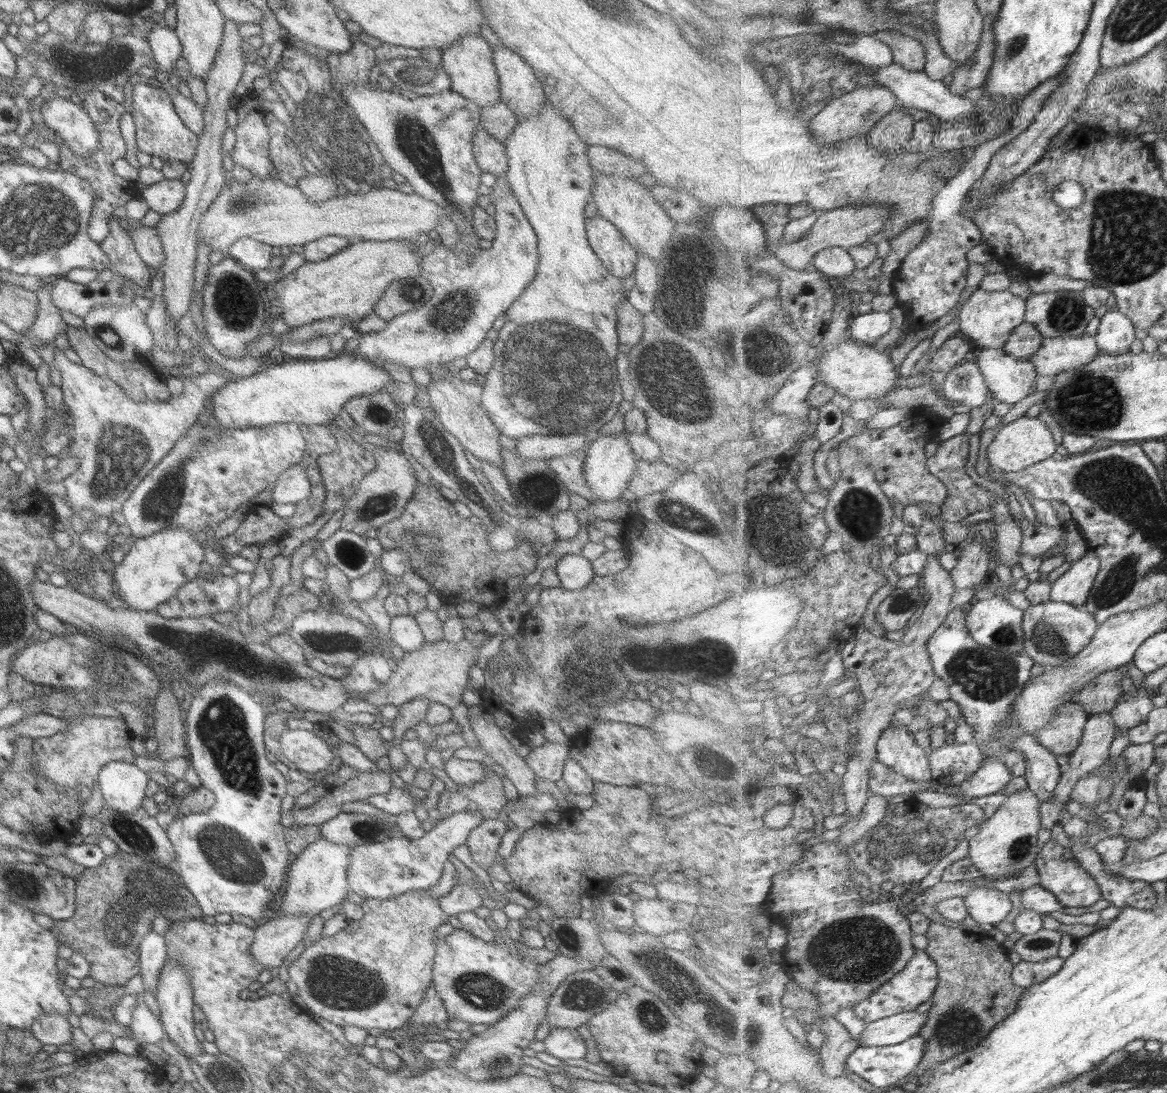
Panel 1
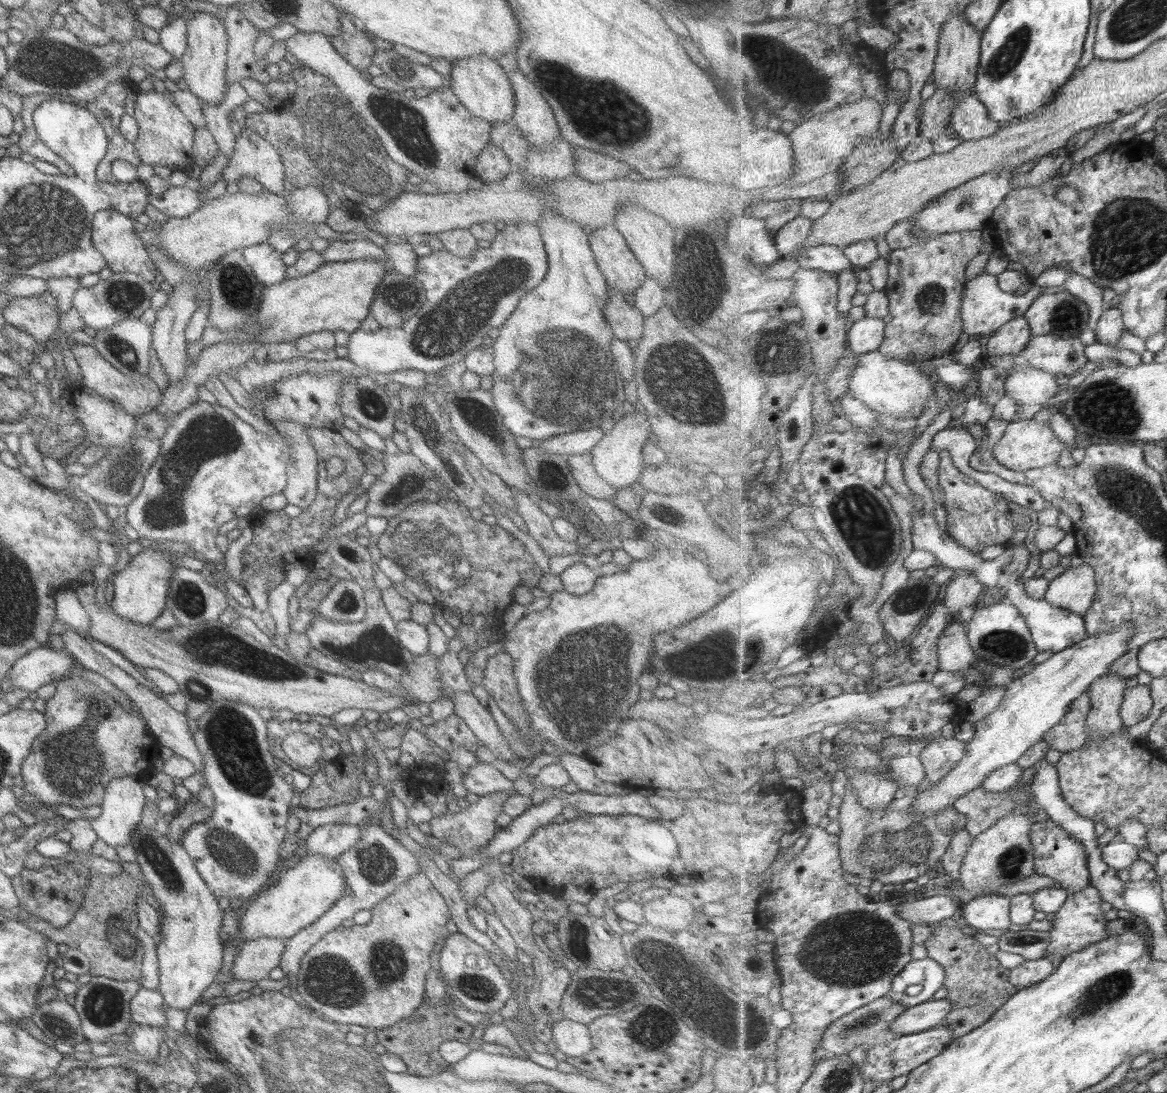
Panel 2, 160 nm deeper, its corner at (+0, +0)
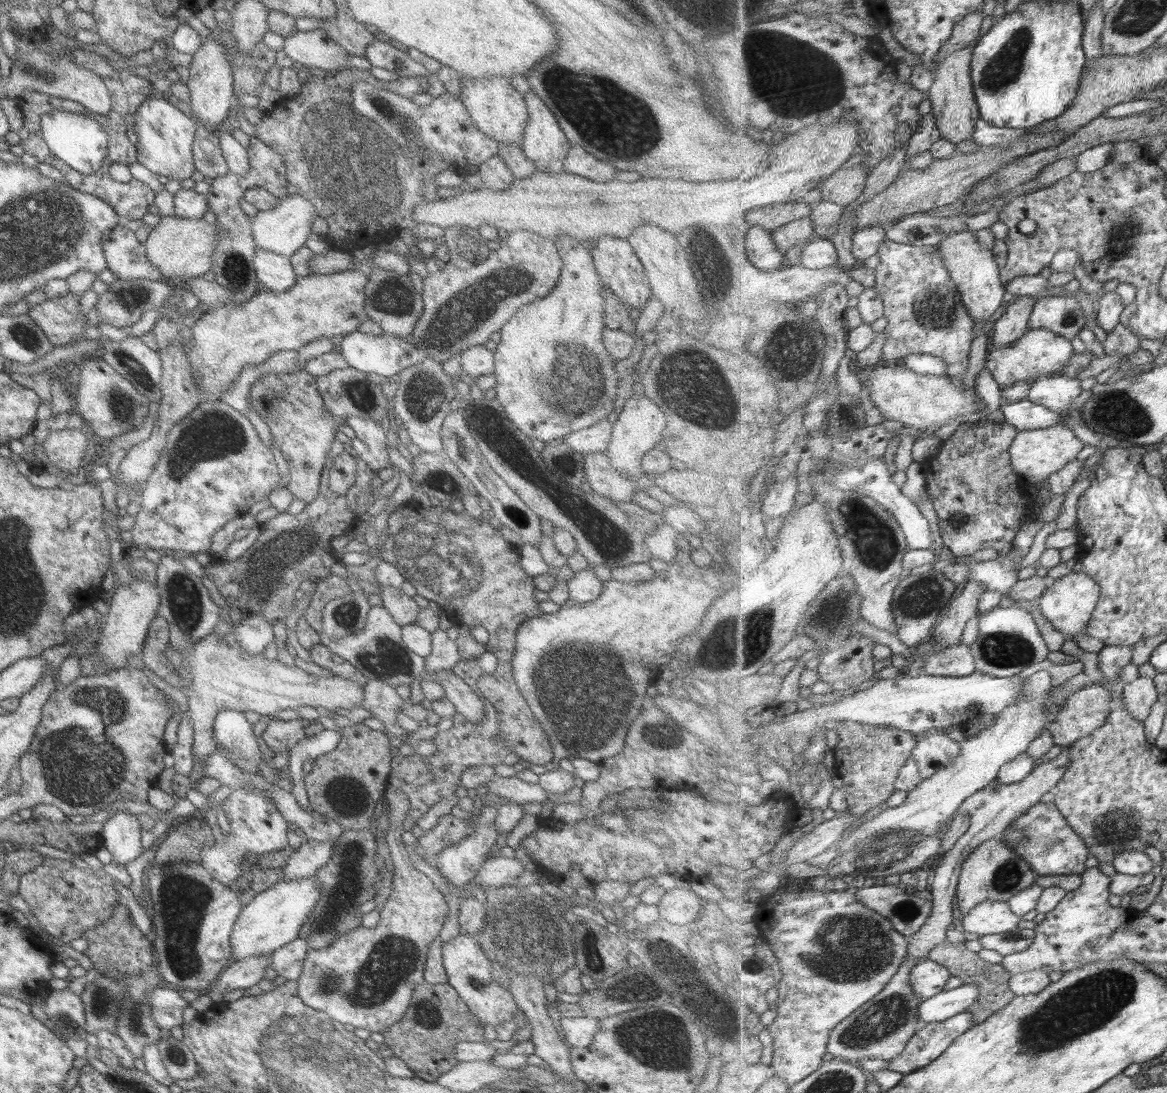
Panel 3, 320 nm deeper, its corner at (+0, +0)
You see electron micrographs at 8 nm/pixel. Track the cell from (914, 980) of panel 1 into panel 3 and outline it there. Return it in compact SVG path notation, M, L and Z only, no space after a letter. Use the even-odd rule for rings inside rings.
M927 958L911 969L911 988L921 1000L929 1000L945 990L951 976L948 967Z

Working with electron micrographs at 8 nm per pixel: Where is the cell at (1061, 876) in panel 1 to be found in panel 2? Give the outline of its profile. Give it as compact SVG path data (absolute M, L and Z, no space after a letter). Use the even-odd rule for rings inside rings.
M1048 819L1045 822L1036 822L1032 826L1032 845L1035 848L1035 867L1036 873L1047 875L1053 878L1057 885L1055 888L1063 889L1068 895L1079 894L1081 890L1087 890L1092 885L1092 875L1088 868L1088 854L1086 846L1072 834L1069 834L1065 827L1059 826L1055 821Z

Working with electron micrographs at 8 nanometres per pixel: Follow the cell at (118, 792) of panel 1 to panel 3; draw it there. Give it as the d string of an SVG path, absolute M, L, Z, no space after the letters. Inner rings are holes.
M118 810L103 822L103 829L97 834L99 847L105 851L111 863L124 868L128 862L135 860L142 852L140 831L141 828L135 814Z

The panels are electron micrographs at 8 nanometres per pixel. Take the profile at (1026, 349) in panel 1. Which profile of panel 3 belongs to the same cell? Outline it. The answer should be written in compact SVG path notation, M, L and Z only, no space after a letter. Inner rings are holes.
M1028 296L1013 298L1006 311L991 326L992 342L1011 345L1030 329L1030 318L1038 299Z

